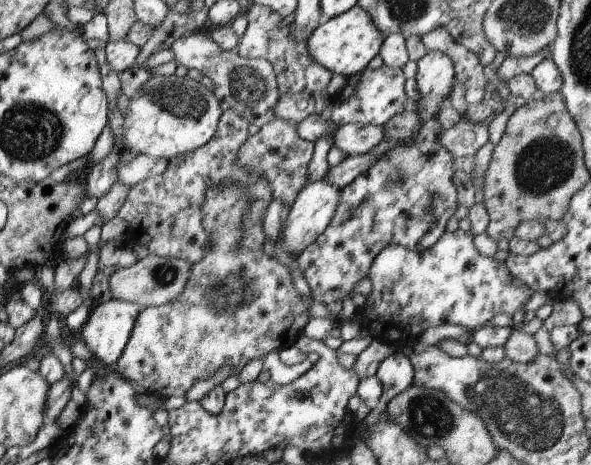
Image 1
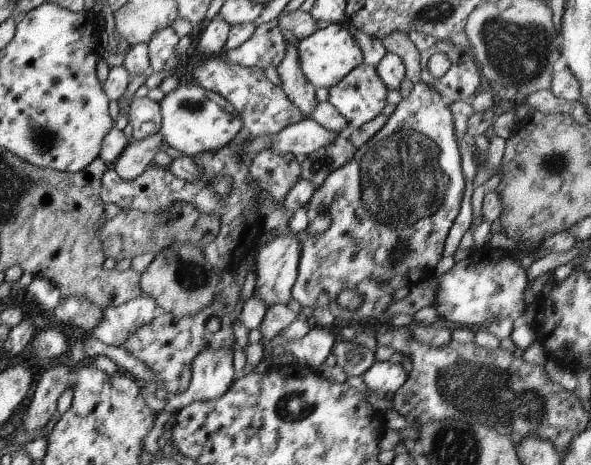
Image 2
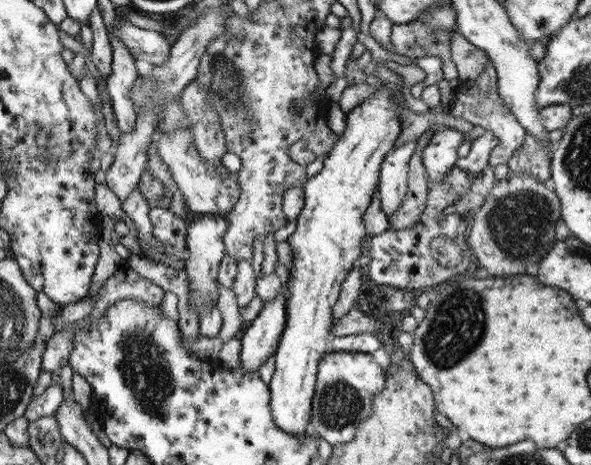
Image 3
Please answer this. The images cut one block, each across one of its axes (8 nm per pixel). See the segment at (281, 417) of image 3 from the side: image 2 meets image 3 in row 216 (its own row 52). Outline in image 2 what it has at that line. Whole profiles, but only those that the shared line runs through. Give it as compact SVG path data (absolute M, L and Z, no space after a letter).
M330 23L325 28L317 29L313 34L298 41L296 45L299 68L315 89L321 87L328 90L362 63L361 50L355 38L338 23Z

